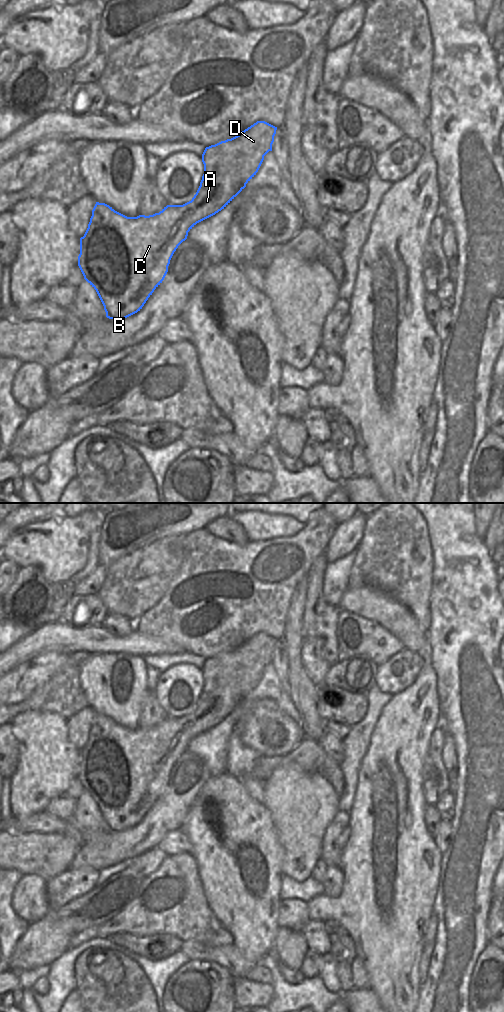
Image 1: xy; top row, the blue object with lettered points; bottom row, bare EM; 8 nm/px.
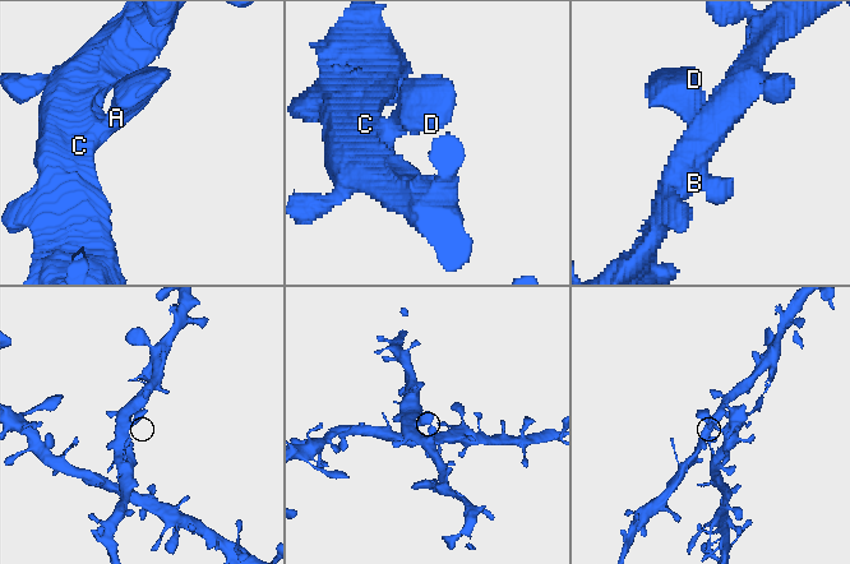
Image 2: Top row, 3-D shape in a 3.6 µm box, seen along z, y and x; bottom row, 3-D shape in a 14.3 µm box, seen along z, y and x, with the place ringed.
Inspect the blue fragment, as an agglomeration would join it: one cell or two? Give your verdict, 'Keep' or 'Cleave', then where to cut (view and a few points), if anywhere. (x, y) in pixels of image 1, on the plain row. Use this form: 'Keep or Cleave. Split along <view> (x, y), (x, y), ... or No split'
Keep. No split

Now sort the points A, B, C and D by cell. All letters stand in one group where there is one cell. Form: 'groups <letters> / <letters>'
groups A B C D

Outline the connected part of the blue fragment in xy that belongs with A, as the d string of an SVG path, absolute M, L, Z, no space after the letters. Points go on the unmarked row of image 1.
M257 633L239 647L206 659L202 666L204 686L191 713L183 717L167 717L159 725L127 729L105 715L96 714L88 740L80 750L78 778L84 791L96 802L109 831L125 831L142 821L154 802L162 795L170 772L178 758L187 751L188 744L199 734L224 721L258 684L264 668L272 663L277 639Z

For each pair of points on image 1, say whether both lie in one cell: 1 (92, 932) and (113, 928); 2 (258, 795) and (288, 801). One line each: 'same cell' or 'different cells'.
1: different cells
2: different cells

